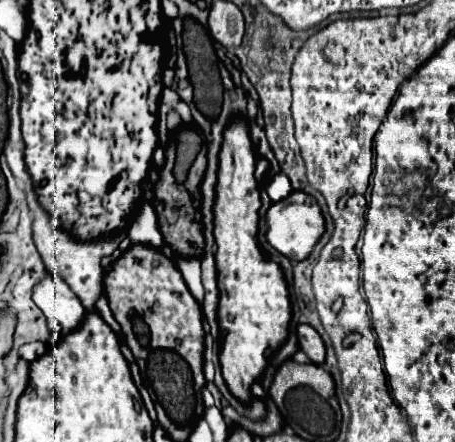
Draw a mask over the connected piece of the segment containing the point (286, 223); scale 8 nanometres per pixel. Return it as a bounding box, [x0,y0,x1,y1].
[267,191,325,261]

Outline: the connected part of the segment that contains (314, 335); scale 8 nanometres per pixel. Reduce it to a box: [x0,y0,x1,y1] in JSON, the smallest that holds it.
[297,325,325,365]

